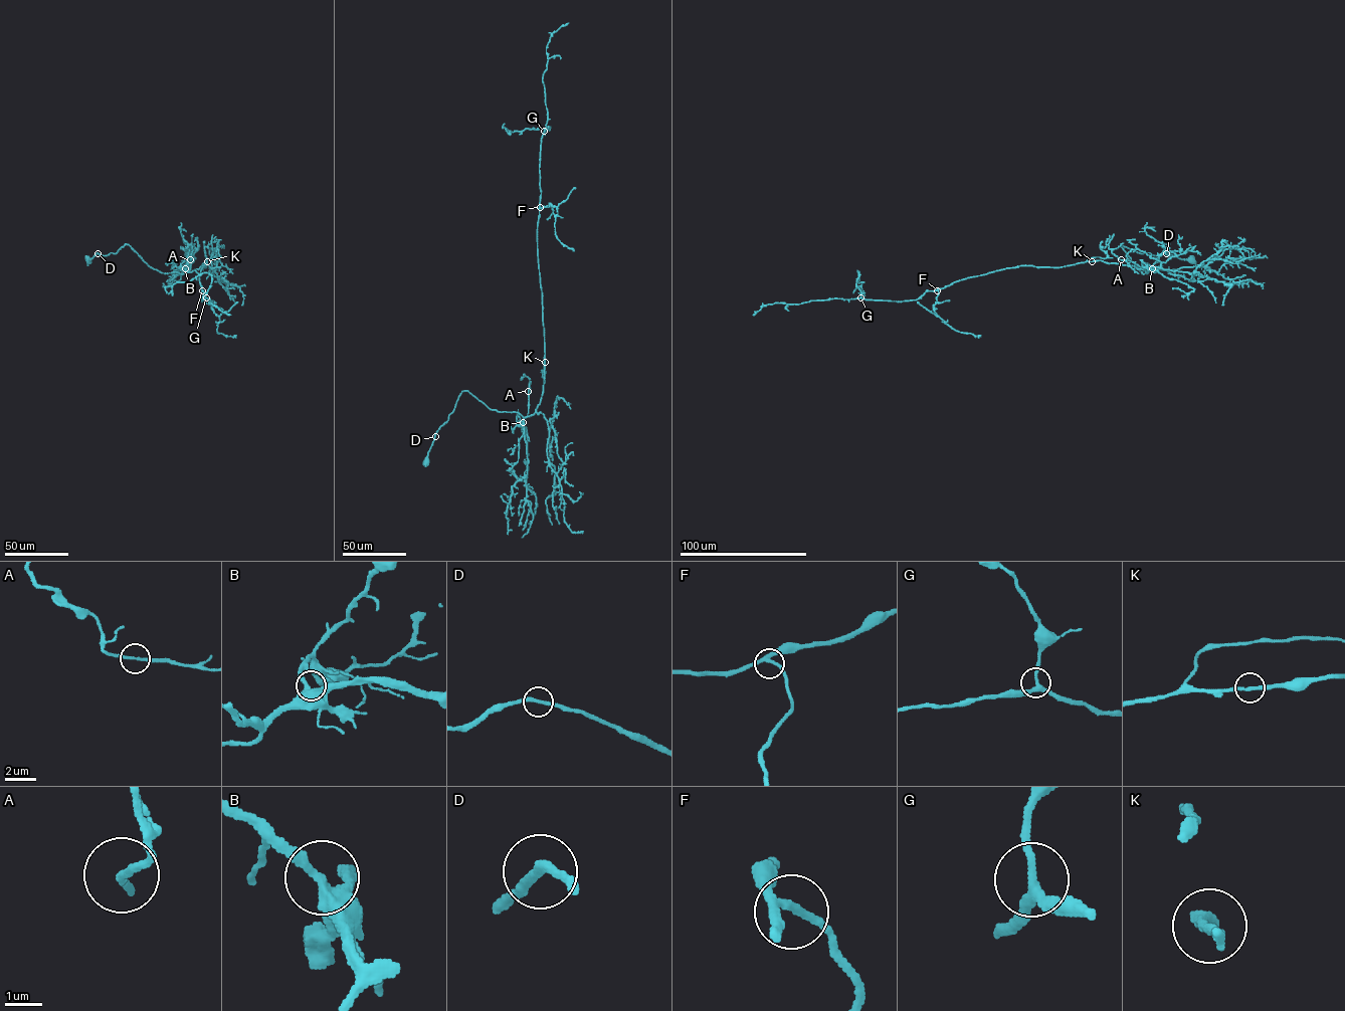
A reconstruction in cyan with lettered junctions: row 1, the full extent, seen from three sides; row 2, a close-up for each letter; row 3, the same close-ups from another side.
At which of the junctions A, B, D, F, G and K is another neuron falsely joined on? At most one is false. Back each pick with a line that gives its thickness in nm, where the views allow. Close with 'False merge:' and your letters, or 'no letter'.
False merge: no letter

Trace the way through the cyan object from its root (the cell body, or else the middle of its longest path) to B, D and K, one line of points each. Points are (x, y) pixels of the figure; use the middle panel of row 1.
B: (426, 461), (435, 432), (447, 420), (463, 391), (492, 409), (520, 414), (523, 422)
D: (426, 461), (434, 436)
K: (426, 461), (435, 432), (463, 391), (492, 409), (516, 412), (524, 417), (533, 415), (543, 392), (545, 362)

